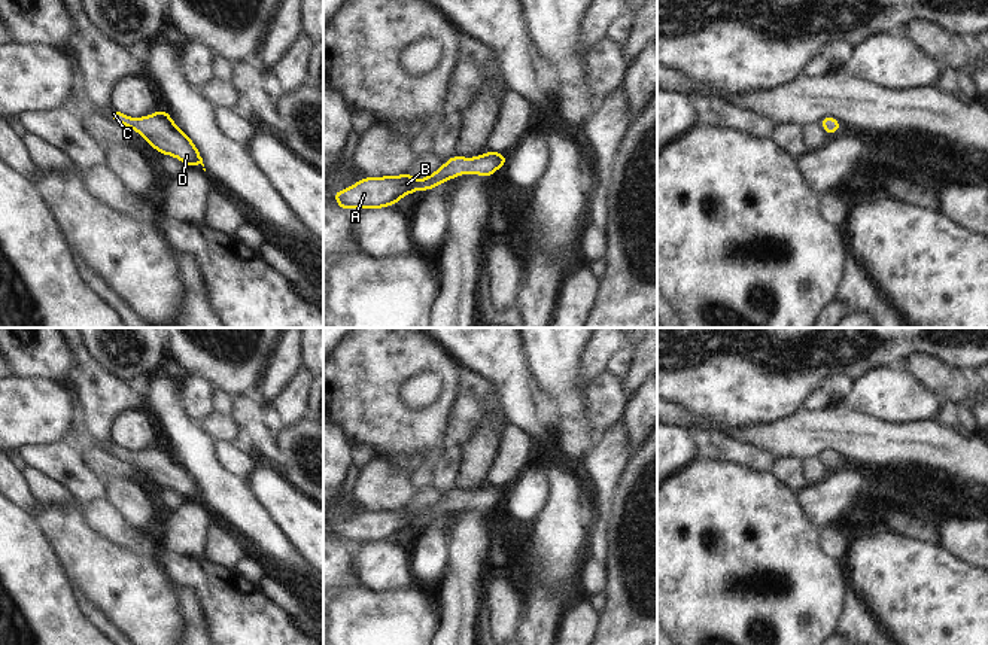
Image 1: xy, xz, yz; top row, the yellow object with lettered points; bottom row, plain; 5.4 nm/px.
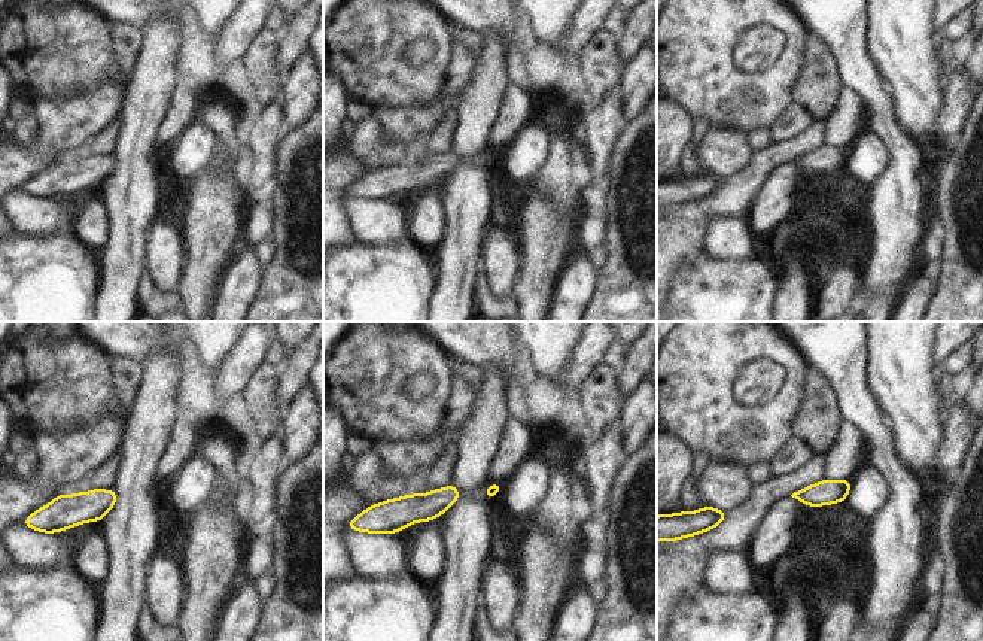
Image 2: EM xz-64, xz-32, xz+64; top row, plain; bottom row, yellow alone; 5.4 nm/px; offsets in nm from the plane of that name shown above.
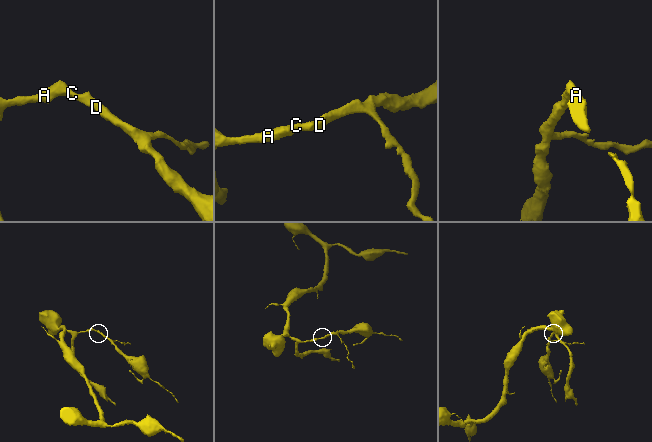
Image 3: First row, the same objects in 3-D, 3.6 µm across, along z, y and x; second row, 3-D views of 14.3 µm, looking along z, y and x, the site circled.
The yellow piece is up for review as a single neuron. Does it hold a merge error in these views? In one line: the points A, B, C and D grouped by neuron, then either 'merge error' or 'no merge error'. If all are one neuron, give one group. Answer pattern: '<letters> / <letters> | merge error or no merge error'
A B C D | no merge error

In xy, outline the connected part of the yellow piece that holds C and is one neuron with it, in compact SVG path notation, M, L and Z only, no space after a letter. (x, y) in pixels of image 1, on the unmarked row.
M116 442L110 444L107 450L121 459L127 459L137 465L146 477L162 489L179 492L188 501L197 501L198 498L204 501L197 480L186 466L174 459L165 442L137 453L130 451Z

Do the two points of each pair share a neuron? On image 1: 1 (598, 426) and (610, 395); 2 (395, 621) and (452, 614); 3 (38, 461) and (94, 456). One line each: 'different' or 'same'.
1: same
2: different
3: different

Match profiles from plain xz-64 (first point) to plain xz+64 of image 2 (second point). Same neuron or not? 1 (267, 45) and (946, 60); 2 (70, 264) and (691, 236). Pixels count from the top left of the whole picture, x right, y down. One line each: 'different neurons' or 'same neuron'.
1: same neuron
2: different neurons

